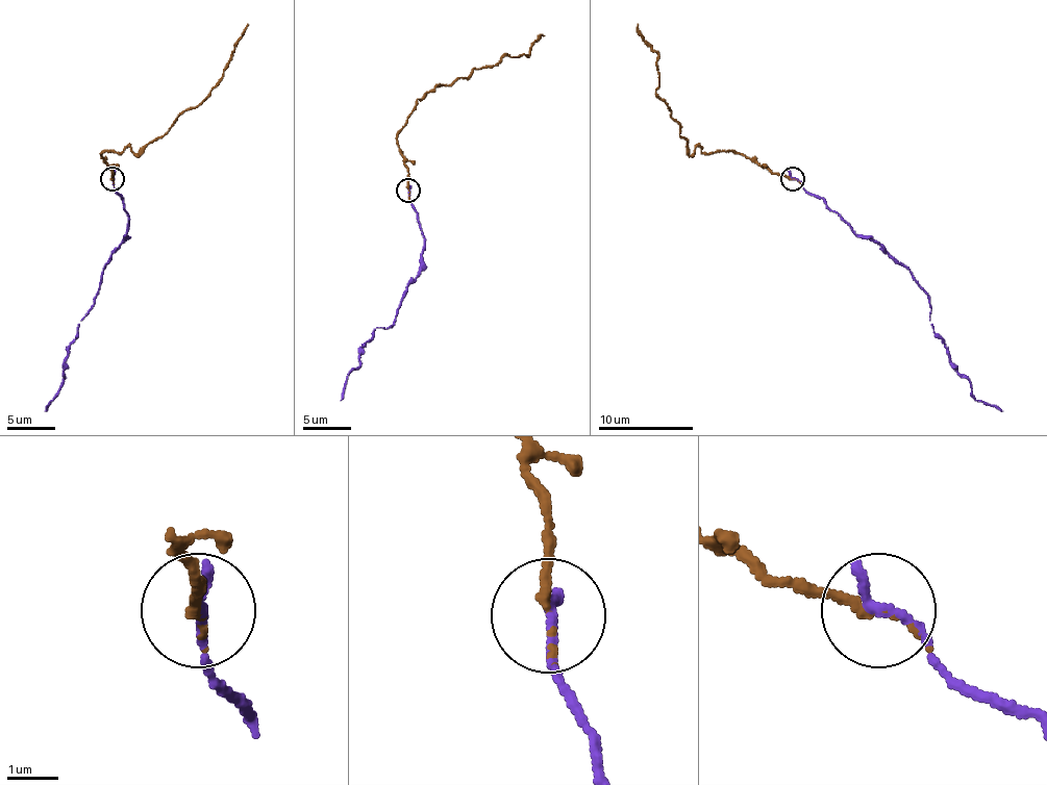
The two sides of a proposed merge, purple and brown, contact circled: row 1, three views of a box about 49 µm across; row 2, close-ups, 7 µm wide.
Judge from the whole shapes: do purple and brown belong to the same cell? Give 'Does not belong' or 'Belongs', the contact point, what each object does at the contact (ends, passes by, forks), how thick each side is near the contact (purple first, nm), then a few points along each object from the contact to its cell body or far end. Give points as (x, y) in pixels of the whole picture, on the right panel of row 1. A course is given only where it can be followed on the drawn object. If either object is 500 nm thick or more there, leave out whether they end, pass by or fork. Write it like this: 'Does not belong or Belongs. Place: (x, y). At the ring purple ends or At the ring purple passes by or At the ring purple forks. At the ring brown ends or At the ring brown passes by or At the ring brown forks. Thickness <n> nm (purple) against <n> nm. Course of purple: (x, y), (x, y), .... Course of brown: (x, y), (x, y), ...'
Belongs. Place: (793, 178). At the ring purple ends. At the ring brown ends. Thickness 240 nm (purple) against 170 nm. Course of purple: (793, 179), (857, 234), (876, 241), (924, 290), (929, 320), (948, 362), (970, 381), (972, 396), (1003, 410). Course of brown: (793, 179), (724, 150), (702, 153), (698, 146), (691, 155), (655, 91), (657, 55), (639, 24)

